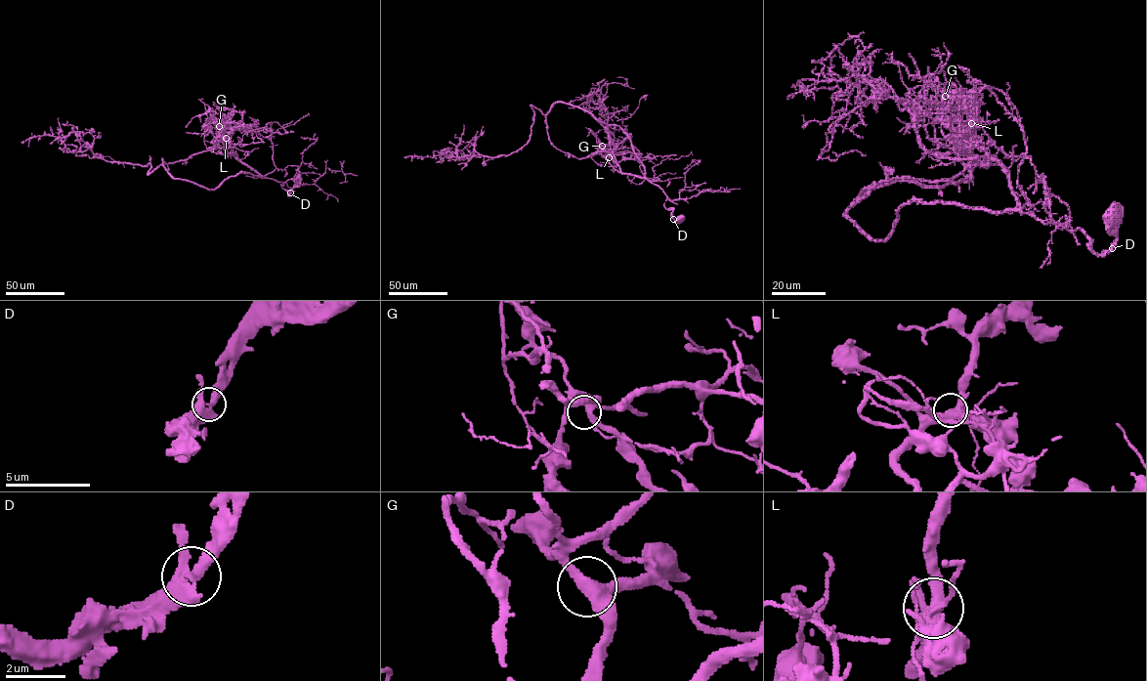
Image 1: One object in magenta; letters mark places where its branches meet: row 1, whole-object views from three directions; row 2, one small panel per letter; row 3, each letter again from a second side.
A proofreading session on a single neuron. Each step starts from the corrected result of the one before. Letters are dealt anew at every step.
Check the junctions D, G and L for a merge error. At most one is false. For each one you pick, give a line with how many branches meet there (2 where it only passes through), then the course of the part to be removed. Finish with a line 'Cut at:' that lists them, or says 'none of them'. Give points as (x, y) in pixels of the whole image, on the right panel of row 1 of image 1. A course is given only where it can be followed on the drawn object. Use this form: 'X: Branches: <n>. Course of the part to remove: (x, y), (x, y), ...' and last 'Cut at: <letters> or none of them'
Cut at: none of them

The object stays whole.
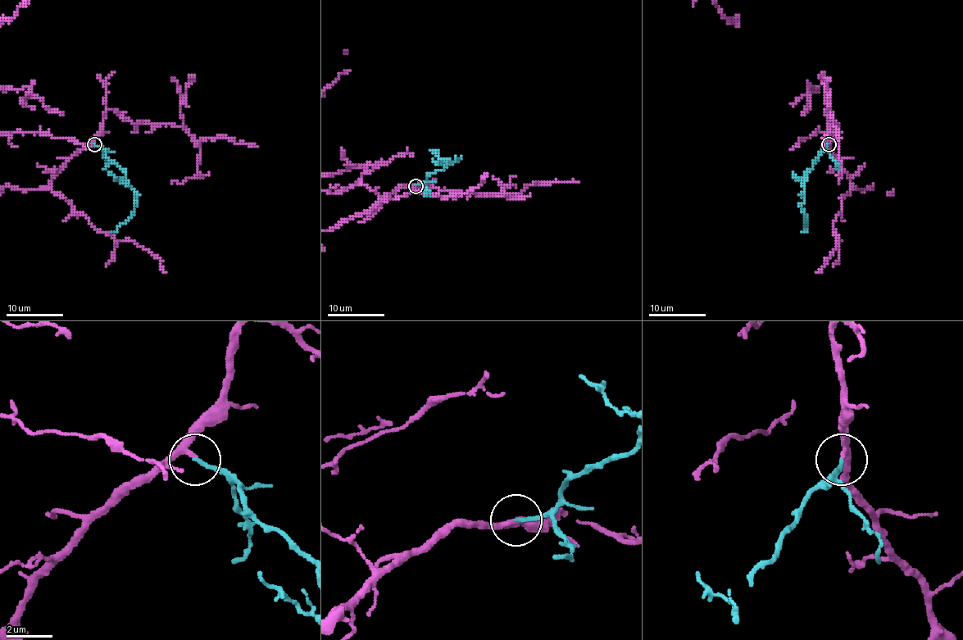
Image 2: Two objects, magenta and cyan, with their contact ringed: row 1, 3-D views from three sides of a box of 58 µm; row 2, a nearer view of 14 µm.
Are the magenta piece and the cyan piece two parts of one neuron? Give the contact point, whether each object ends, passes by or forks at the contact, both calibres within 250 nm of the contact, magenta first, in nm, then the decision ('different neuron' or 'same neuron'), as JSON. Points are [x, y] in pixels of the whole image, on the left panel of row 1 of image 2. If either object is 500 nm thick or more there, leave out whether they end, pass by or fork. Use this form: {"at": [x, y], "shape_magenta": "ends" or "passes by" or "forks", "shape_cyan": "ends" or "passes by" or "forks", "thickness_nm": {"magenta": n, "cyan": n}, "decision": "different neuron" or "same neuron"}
{"at": [94, 144], "shape_magenta": "passes by", "shape_cyan": "ends", "thickness_nm": {"magenta": 240, "cyan": 160}, "decision": "same neuron"}

